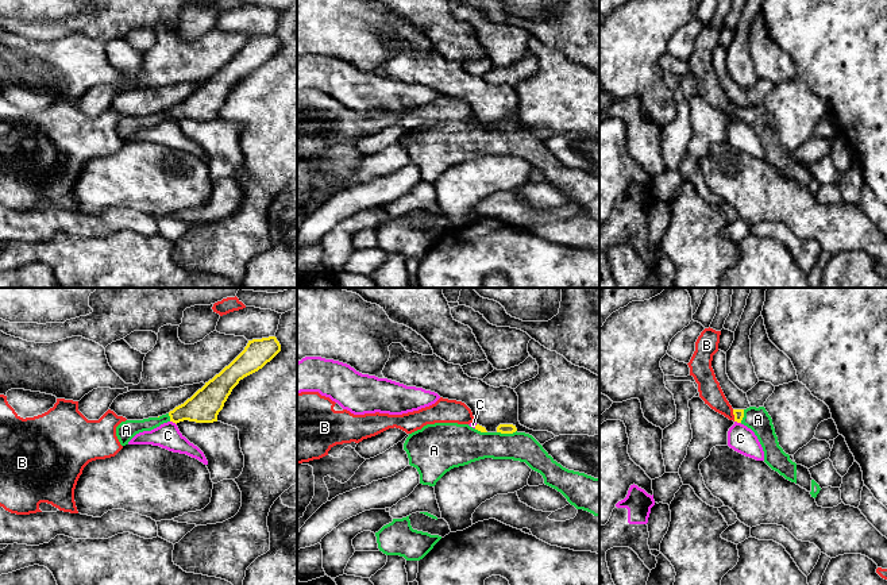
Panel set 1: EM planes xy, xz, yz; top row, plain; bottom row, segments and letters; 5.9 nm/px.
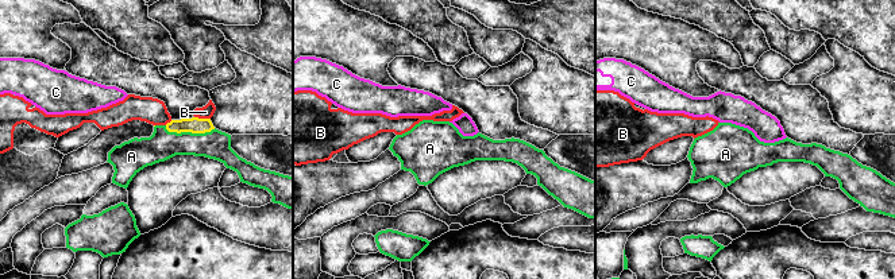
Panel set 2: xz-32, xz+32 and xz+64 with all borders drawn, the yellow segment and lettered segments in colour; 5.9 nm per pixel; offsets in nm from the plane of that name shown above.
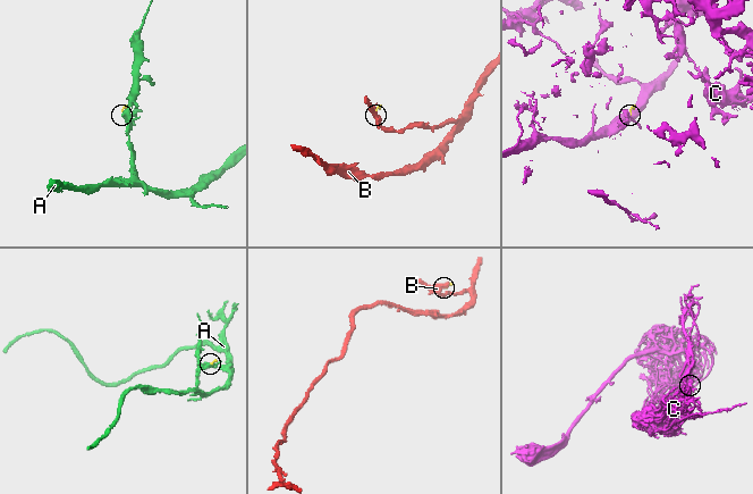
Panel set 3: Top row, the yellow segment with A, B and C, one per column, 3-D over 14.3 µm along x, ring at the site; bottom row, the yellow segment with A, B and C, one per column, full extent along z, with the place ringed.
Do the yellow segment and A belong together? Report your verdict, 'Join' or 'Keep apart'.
Join

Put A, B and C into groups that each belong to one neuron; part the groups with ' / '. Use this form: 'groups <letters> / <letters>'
groups A / B / C

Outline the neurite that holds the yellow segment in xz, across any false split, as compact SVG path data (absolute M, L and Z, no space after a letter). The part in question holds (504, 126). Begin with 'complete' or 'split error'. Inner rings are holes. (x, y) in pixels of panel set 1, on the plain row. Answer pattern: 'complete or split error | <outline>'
split error | M458 120L427 122L409 131L404 147L420 172L420 181L429 184L451 166L479 157L525 159L576 207L599 213L599 176L563 165L532 132L518 130L513 122L500 122L495 130L479 122L474 126Z

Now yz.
split error | M749 104L747 107L733 107L734 119L751 126L757 134L763 149L764 159L786 177L806 186L811 195L817 195L821 185L811 176L807 165L797 162L792 153L788 153L779 143L772 116L764 104Z

